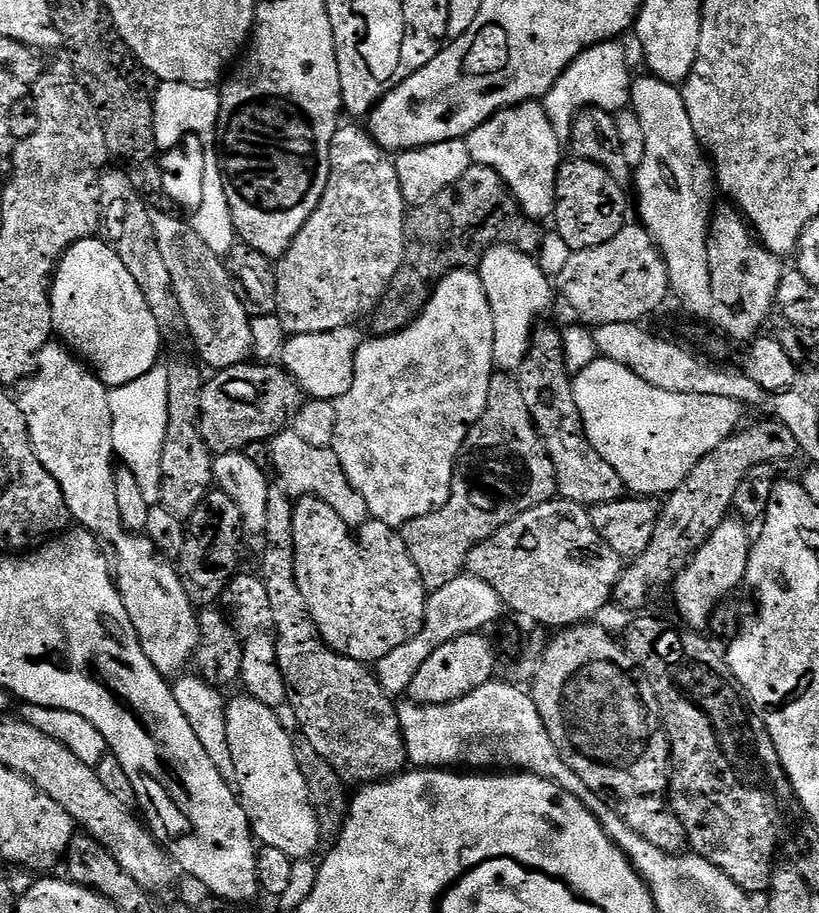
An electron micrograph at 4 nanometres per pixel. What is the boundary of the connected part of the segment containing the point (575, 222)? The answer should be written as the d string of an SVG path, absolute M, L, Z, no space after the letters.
M572 158L569 161L569 164L568 161L561 163L556 179L554 232L562 236L574 253L610 242L629 223L630 196L624 193L623 186L616 181L619 179L613 173L602 170L602 166L589 160Z

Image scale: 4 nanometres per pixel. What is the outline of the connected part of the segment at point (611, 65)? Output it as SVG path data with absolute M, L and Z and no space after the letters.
M605 40L603 44L595 44L580 52L542 98L546 114L554 126L554 134L558 134L562 142L571 141L572 124L586 108L601 108L613 114L625 111L632 99L633 79L634 72L628 69L628 52L620 42Z

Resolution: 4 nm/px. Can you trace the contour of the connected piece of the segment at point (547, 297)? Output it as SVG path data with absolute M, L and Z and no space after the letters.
M495 244L484 252L478 271L494 314L495 365L499 369L517 371L529 352L536 316L544 313L552 302L554 288L551 279L545 275L533 255L518 251L508 244Z

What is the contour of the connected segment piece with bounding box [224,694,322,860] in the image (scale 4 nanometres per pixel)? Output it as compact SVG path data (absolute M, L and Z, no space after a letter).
M240 694L237 700L229 699L224 709L226 714L226 738L230 742L230 754L234 758L234 784L238 789L240 805L246 810L248 824L252 827L252 835L265 848L282 850L291 860L306 860L315 857L316 847L322 843L318 820L308 801L306 778L302 778L302 770L294 758L294 746L290 732L280 725L275 711L252 696Z

